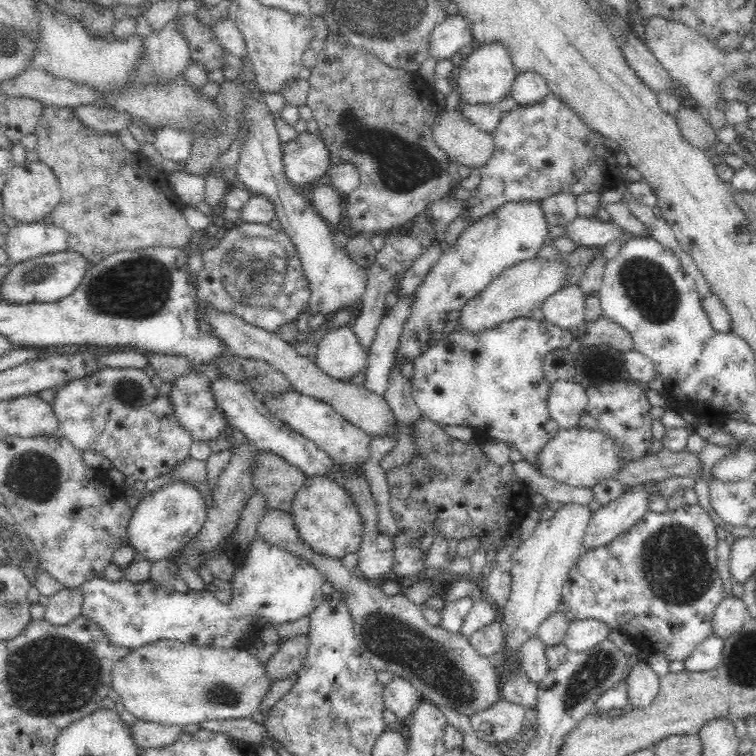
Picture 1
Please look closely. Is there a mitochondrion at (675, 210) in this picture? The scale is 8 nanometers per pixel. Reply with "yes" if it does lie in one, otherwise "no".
no

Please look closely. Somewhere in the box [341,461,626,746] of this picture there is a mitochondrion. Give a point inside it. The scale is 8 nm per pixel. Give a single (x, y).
(386, 636)

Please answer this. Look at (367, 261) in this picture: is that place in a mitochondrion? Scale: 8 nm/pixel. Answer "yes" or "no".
no

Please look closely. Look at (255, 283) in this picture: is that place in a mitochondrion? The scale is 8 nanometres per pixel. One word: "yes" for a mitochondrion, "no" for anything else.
yes

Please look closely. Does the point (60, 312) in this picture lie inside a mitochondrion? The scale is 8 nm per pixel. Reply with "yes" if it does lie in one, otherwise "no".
no

